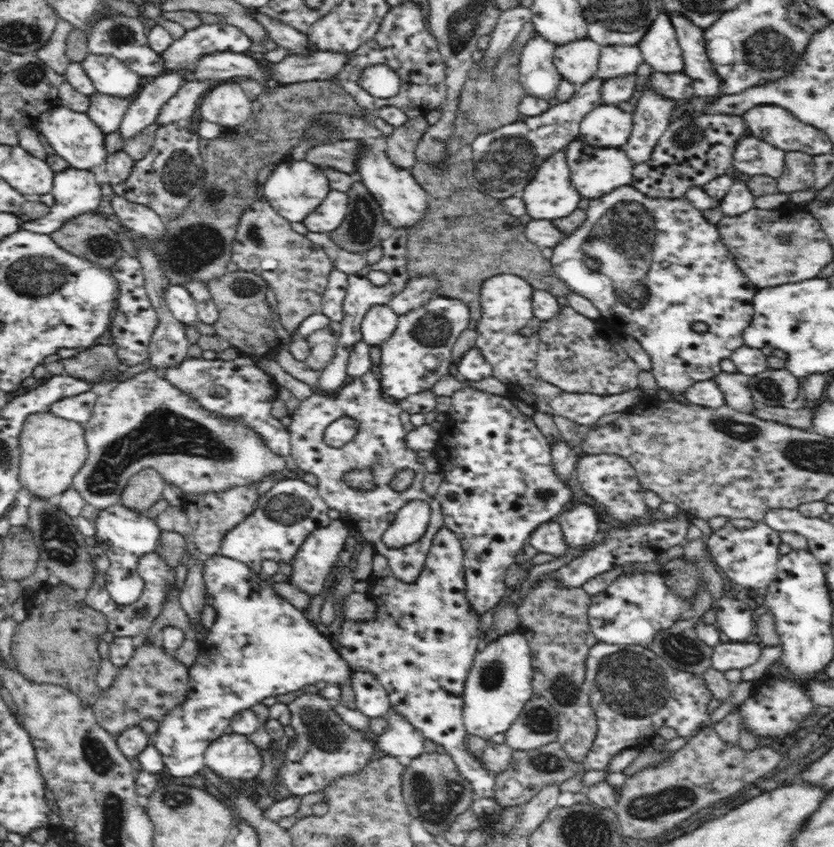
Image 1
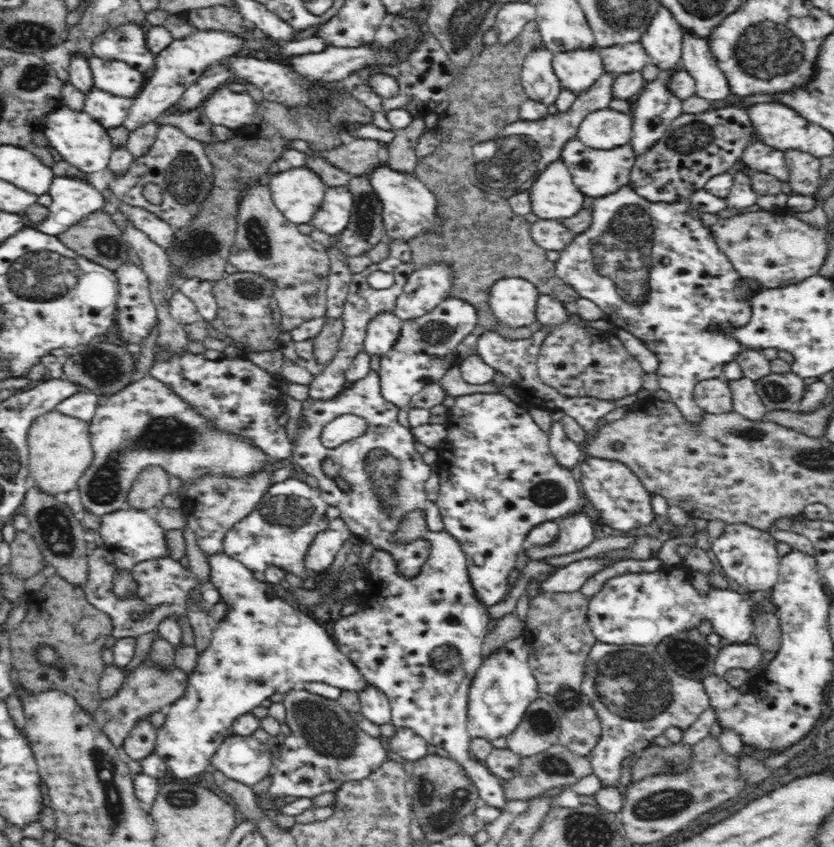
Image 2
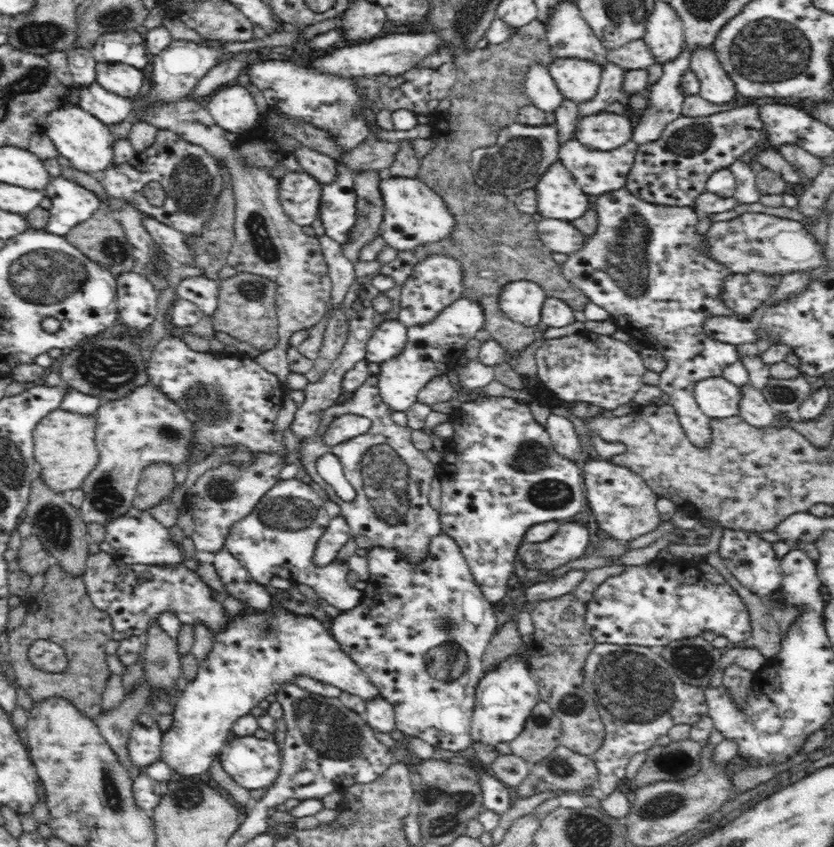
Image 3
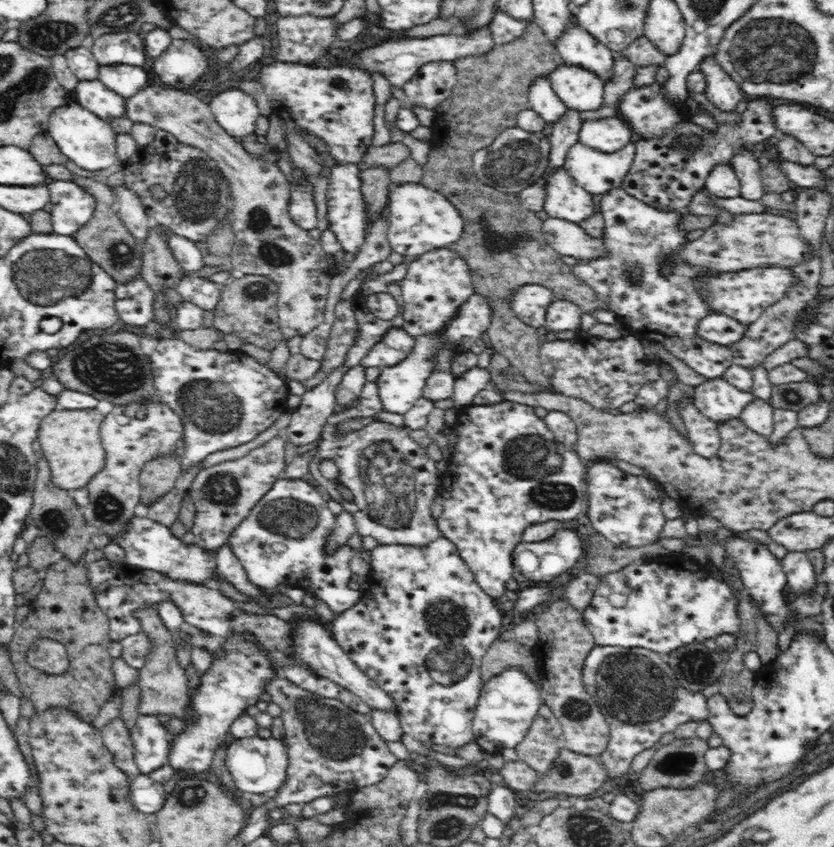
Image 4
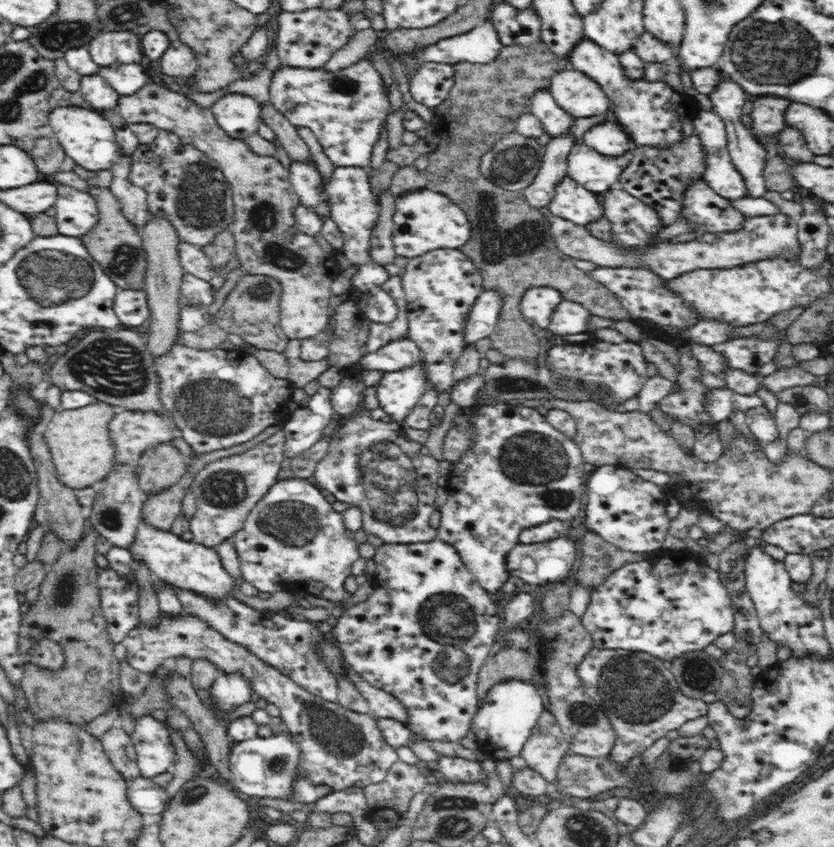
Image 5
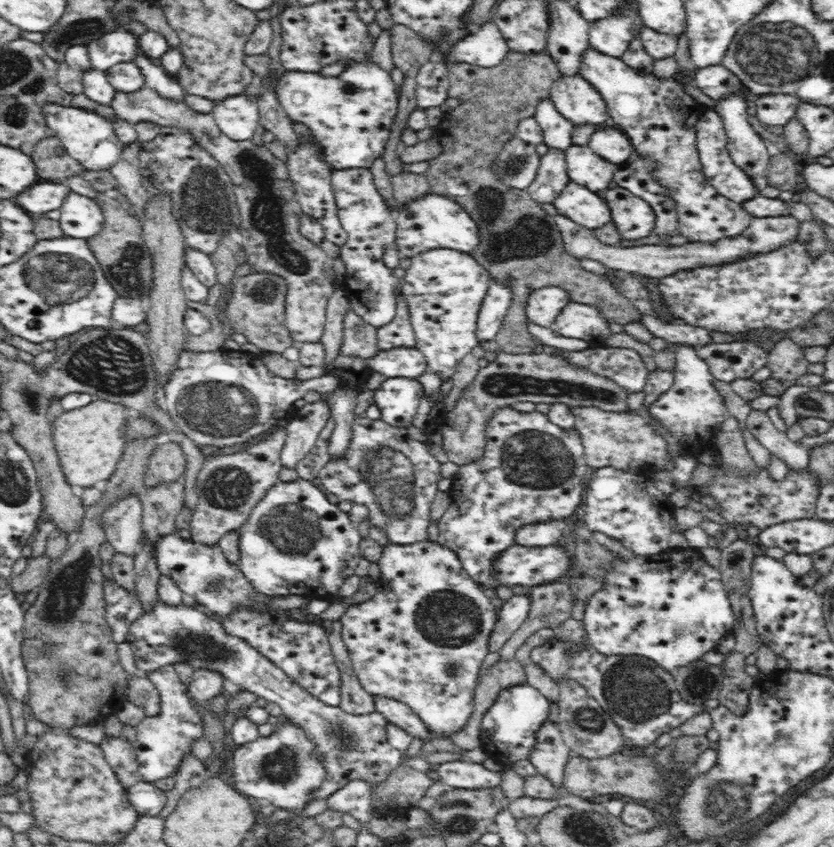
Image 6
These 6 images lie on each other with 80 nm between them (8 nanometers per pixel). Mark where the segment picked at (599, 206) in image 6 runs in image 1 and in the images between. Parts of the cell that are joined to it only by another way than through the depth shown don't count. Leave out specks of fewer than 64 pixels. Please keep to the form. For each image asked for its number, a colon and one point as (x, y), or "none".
1: (549, 195)
2: (552, 195)
3: (559, 197)
4: (564, 200)
5: (571, 201)

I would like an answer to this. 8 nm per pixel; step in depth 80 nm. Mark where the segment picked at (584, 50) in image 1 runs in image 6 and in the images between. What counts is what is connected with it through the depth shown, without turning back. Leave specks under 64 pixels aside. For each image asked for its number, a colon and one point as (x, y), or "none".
2: (577, 70)
3: (577, 80)
4: (579, 89)
5: (575, 92)
6: (576, 99)

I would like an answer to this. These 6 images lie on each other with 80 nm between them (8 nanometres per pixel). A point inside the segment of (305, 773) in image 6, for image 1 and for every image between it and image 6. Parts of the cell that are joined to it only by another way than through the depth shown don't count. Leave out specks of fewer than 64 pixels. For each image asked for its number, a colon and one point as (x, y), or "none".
1: (233, 756)
2: (242, 758)
3: (253, 763)
4: (256, 764)
5: (263, 766)

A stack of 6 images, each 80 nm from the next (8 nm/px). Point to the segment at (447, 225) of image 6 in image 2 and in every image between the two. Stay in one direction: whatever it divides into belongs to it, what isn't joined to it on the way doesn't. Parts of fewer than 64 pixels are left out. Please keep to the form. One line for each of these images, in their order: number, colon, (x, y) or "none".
2: (410, 208)
3: (414, 215)
4: (420, 219)
5: (424, 220)

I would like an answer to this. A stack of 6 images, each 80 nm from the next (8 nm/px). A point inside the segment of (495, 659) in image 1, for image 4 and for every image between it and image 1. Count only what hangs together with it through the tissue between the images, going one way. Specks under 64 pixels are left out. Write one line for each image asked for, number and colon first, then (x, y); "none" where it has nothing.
2: (504, 687)
3: (505, 696)
4: (508, 703)

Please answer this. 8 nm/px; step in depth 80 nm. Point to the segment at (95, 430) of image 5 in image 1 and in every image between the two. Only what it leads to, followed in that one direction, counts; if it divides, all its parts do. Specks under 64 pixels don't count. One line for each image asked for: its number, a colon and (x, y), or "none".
1: (53, 449)
2: (60, 450)
3: (64, 443)
4: (69, 439)

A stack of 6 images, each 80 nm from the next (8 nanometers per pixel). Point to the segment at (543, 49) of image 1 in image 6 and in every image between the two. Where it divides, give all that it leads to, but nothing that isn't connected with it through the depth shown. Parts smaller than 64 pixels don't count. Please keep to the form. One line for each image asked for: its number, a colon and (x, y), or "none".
2: (539, 81)
3: (540, 87)
4: (543, 99)
5: (555, 120)
6: (557, 130)

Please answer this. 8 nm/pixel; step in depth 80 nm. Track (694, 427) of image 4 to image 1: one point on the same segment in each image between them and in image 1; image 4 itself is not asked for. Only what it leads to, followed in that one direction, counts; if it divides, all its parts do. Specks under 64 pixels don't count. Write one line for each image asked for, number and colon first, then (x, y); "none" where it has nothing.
1: (654, 266)
2: (652, 267)
3: (645, 265)

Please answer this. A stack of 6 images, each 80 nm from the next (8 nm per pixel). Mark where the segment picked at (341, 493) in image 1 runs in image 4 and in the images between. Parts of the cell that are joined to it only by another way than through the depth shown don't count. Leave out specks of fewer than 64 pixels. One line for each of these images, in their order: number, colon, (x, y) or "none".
2: (385, 476)
3: (391, 507)
4: (393, 481)

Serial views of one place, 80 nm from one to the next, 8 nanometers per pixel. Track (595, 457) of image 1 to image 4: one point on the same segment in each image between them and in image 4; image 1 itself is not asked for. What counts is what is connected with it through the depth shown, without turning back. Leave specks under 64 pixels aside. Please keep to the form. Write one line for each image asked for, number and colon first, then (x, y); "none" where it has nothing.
2: (614, 489)
3: (624, 505)
4: (624, 507)

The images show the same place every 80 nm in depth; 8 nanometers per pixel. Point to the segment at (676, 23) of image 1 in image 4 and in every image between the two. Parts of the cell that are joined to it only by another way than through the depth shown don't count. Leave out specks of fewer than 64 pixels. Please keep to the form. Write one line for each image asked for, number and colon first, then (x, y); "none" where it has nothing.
2: (696, 58)
3: (716, 86)
4: (722, 90)

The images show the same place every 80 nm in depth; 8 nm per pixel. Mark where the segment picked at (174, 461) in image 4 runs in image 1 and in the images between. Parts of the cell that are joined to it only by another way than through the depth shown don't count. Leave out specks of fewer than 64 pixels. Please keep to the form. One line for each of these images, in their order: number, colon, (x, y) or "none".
1: (142, 490)
2: (152, 484)
3: (156, 482)

